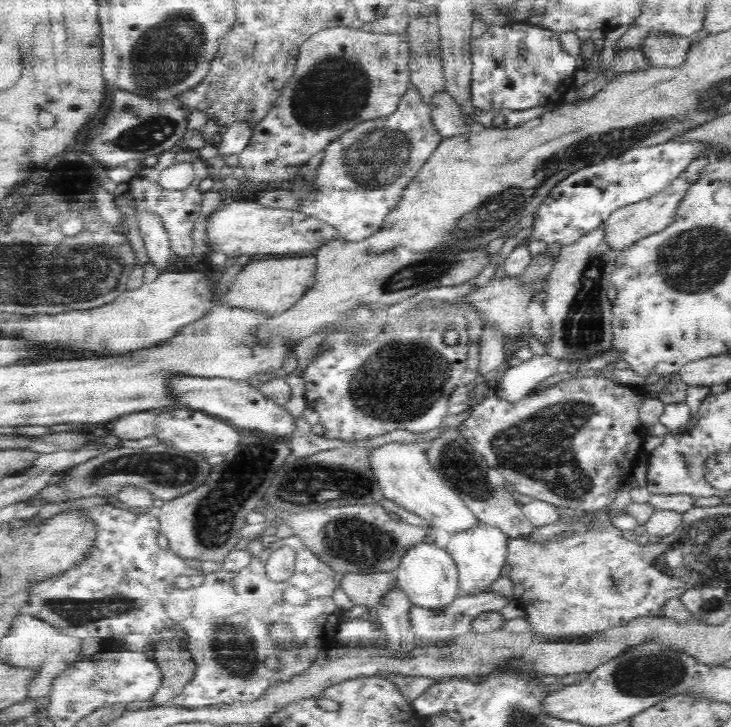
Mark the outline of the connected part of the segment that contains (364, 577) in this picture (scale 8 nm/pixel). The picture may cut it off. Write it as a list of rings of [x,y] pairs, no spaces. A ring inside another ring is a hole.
[[[394,571],[379,573],[358,573],[344,576],[341,588],[349,596],[352,604],[362,605],[372,610],[388,593],[399,588]]]

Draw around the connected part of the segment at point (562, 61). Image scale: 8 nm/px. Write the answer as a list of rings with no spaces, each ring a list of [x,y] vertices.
[[[491,26],[470,40],[470,98],[476,108],[526,110],[558,102],[574,84],[577,62],[560,43],[559,33],[542,26]]]

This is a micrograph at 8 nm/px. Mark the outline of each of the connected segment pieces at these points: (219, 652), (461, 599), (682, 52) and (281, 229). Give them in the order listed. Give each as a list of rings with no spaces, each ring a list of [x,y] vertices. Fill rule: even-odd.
[[[105,504],[92,507],[89,512],[91,512],[91,515],[96,519],[97,525],[100,529],[98,542],[96,542],[96,546],[94,546],[94,549],[96,550],[92,550],[90,558],[86,559],[82,566],[73,568],[71,571],[60,575],[60,578],[56,577],[54,580],[50,580],[50,582],[46,581],[42,582],[42,584],[38,583],[33,588],[30,602],[22,608],[20,613],[33,614],[42,620],[46,620],[46,622],[49,622],[52,626],[55,626],[58,630],[64,632],[65,634],[80,637],[83,640],[91,638],[93,641],[95,641],[95,636],[98,636],[99,639],[108,638],[108,636],[118,636],[118,634],[126,636],[126,634],[132,634],[132,632],[152,634],[158,633],[162,628],[164,628],[164,626],[174,626],[180,631],[180,633],[190,637],[192,658],[196,661],[197,672],[196,676],[183,688],[184,690],[182,690],[182,693],[177,698],[174,698],[172,704],[196,708],[196,706],[206,706],[206,704],[216,704],[216,702],[257,700],[267,690],[266,688],[268,688],[272,682],[288,680],[292,674],[298,674],[298,672],[306,670],[306,668],[308,668],[308,666],[316,660],[318,652],[322,652],[322,650],[326,650],[337,645],[334,640],[336,640],[336,628],[338,628],[339,624],[342,622],[342,609],[338,608],[338,606],[336,606],[336,602],[334,602],[334,590],[336,590],[336,584],[334,583],[334,571],[332,571],[326,563],[314,557],[314,554],[312,554],[312,552],[310,552],[310,550],[302,542],[300,542],[301,539],[298,538],[298,536],[292,535],[290,538],[279,539],[277,542],[271,544],[269,548],[265,548],[265,550],[260,553],[259,557],[253,558],[246,567],[239,571],[224,570],[221,573],[211,572],[204,574],[202,573],[202,569],[200,567],[197,569],[188,567],[188,565],[184,563],[183,559],[180,558],[174,551],[170,550],[170,548],[163,550],[160,546],[158,546],[157,538],[160,536],[161,526],[155,511],[135,514],[132,513],[132,511],[129,511],[129,509],[124,505],[120,505],[117,508],[114,507],[114,505]],[[280,548],[288,548],[293,552],[298,552],[298,554],[296,554],[296,572],[294,572],[292,578],[287,578],[282,582],[274,582],[268,578],[265,571],[265,566],[268,558],[270,558],[270,554],[272,554],[272,552],[276,552],[276,550],[280,550]],[[196,574],[204,576],[203,583],[200,584],[200,586],[184,589],[178,588],[178,586],[174,584],[174,582],[176,582],[176,578],[180,578],[180,576],[196,576]],[[278,618],[284,622],[288,622],[296,633],[297,648],[293,651],[279,651],[276,647],[274,647],[274,643],[270,641],[268,635],[266,635],[266,631],[264,631],[266,630],[266,626],[268,626],[268,622],[278,620]],[[268,657],[276,658],[276,660],[278,660],[278,668],[276,668],[276,670],[272,670],[272,668],[268,668],[268,666],[266,666],[266,660],[268,660]]]
[[[488,588],[478,594],[462,596],[458,595],[452,604],[443,612],[432,612],[418,605],[411,605],[406,610],[406,619],[410,621],[410,627],[416,633],[416,638],[421,645],[432,645],[440,640],[449,640],[472,631],[472,625],[482,613],[501,611],[510,600],[502,594],[497,594]]]
[[[648,30],[640,38],[639,47],[648,64],[658,67],[677,66],[683,62],[691,42],[691,37],[669,30]]]
[[[235,198],[207,217],[209,251],[219,249],[227,255],[260,256],[260,254],[305,254],[336,239],[338,230],[320,218],[296,210],[262,205],[258,199]]]

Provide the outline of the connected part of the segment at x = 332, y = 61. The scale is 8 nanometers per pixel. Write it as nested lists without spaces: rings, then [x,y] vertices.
[[[332,26],[307,38],[299,48],[298,69],[282,89],[274,108],[252,128],[248,146],[238,155],[245,178],[256,190],[263,181],[279,181],[289,186],[301,185],[305,179],[289,173],[287,166],[303,165],[318,154],[330,140],[346,134],[359,122],[392,114],[402,94],[411,85],[412,52],[410,39],[403,32],[365,32],[360,28]]]

